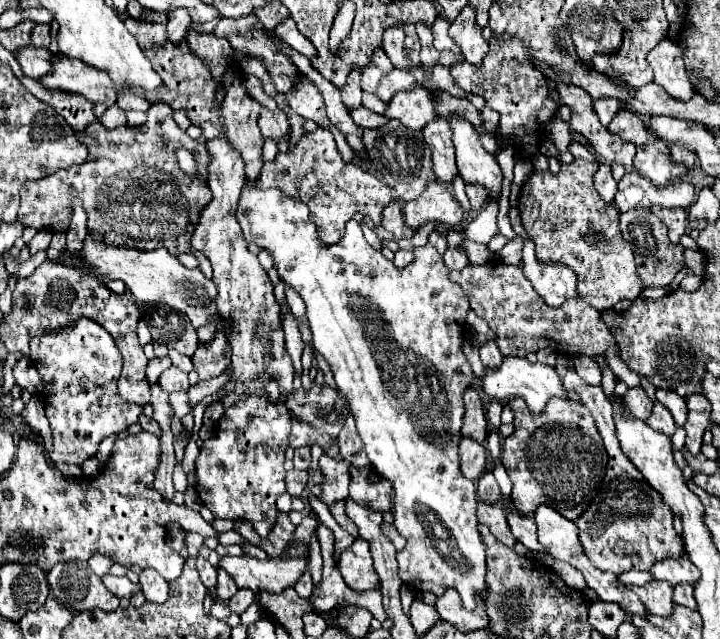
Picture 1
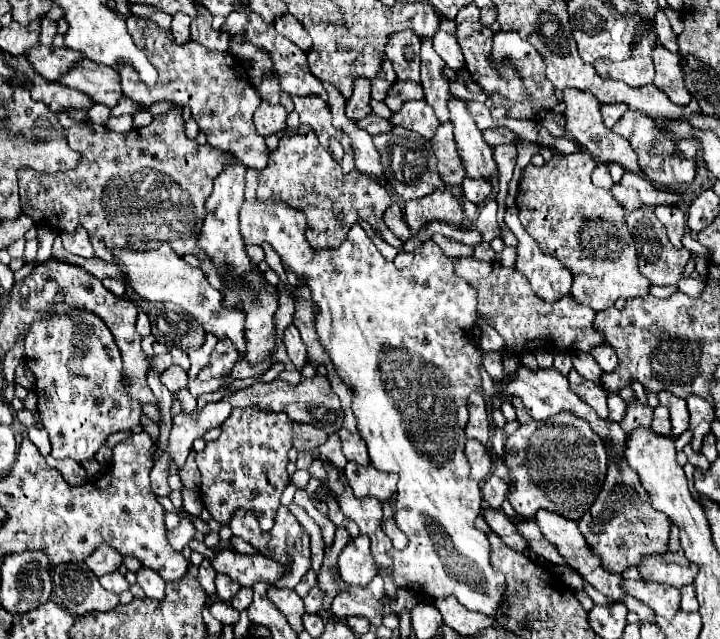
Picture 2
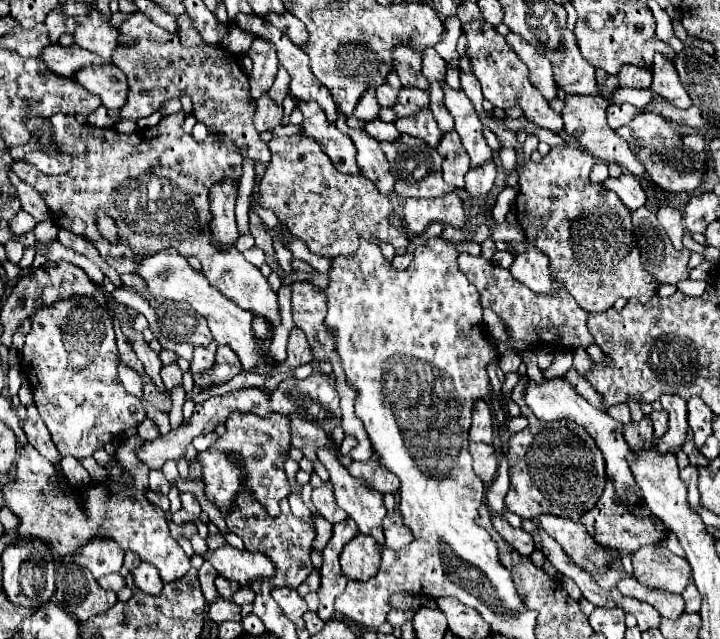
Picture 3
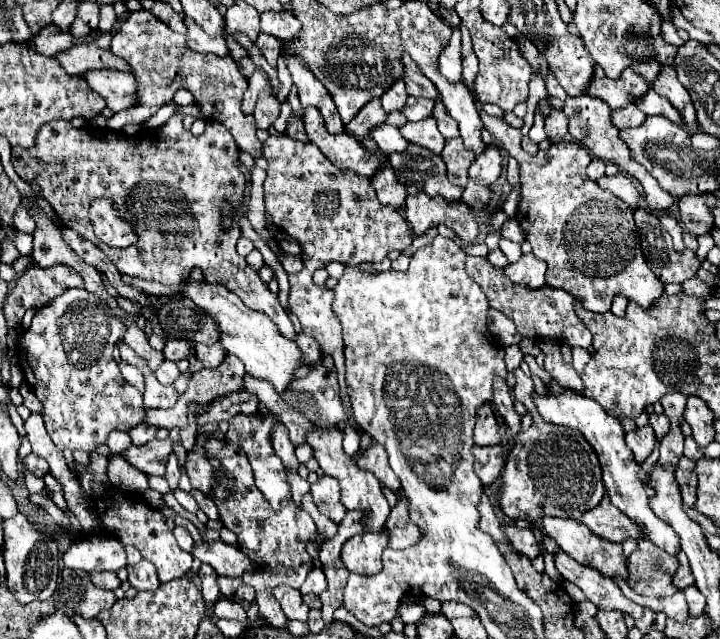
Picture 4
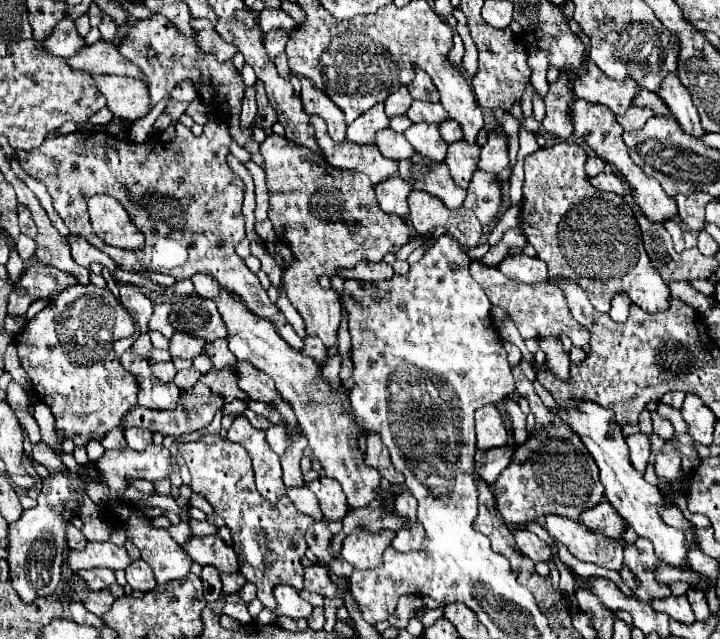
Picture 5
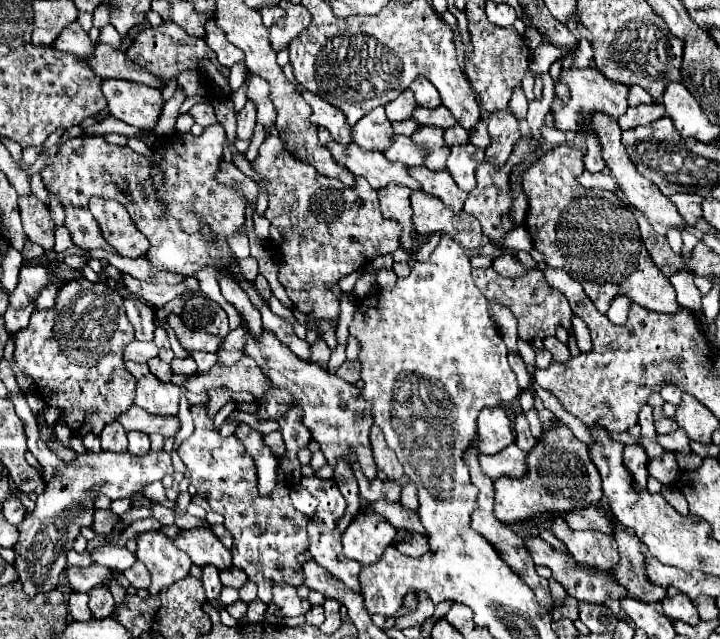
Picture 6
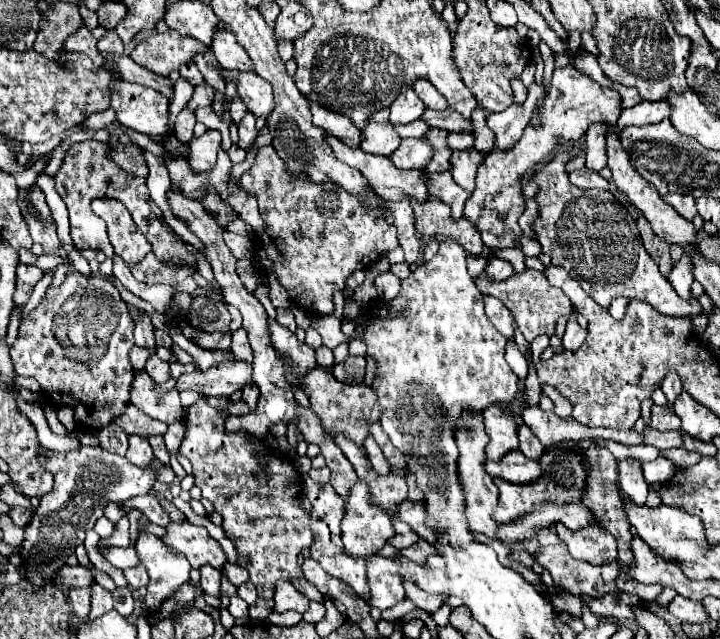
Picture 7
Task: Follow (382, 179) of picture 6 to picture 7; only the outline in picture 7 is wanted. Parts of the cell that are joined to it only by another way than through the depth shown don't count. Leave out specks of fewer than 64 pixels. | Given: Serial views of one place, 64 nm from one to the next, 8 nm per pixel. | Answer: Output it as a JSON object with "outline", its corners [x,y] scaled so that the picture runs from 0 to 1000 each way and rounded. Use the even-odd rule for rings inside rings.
{"outline":[[[456,213],[456,225],[461,228],[464,241],[467,241],[475,254],[481,254],[481,257],[497,263],[497,266],[514,282],[514,288],[517,288],[517,294],[525,300],[525,307],[531,307],[533,313],[544,313],[544,316],[553,316],[553,313],[561,313],[561,310],[578,310],[581,316],[597,313],[594,291],[592,291],[592,266],[556,266],[556,263],[550,263],[550,260],[544,257],[542,247],[514,244],[514,241],[503,238],[500,232],[483,232],[481,225],[475,225],[475,222],[472,222],[469,216],[464,216],[464,213]]]}

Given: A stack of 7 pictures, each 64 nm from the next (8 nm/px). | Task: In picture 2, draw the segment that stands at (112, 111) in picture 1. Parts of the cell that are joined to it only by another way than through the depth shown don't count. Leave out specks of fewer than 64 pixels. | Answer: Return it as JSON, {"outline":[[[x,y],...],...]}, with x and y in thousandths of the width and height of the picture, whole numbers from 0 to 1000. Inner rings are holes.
{"outline":[[[172,178],[172,182],[164,182],[164,185],[156,185],[150,197],[158,197],[161,194],[161,203],[158,207],[178,207],[186,200],[186,191],[183,191],[183,182],[181,178]]]}

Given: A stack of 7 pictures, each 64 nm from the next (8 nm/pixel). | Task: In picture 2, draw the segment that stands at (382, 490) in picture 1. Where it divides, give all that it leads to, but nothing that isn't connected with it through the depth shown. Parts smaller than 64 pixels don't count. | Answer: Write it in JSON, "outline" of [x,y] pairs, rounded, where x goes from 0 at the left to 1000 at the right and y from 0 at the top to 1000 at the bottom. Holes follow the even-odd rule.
{"outline":[[[483,723],[478,732],[478,742],[492,764],[494,776],[522,776],[528,786],[544,782],[550,770],[550,742],[536,742],[522,736],[517,726],[500,729],[492,723]]]}

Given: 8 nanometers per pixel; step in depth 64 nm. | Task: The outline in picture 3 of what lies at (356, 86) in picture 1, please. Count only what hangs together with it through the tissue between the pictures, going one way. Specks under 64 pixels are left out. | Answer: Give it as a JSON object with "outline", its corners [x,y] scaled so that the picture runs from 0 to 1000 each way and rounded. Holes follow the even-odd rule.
{"outline":[[[514,141],[508,144],[508,150],[503,150],[503,156],[497,160],[497,169],[483,185],[483,197],[503,203],[511,191],[522,188],[525,182],[528,182],[528,163],[522,160],[522,144]]]}

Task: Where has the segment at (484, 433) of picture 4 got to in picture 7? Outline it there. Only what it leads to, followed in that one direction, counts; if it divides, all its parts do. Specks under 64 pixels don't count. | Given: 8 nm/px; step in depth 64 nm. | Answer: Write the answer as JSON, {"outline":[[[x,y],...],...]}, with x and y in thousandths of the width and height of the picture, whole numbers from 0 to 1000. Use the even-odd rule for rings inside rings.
{"outline":[[[694,635],[672,642],[672,664],[681,682],[675,710],[681,720],[694,720],[711,704],[719,704],[719,660]]]}

